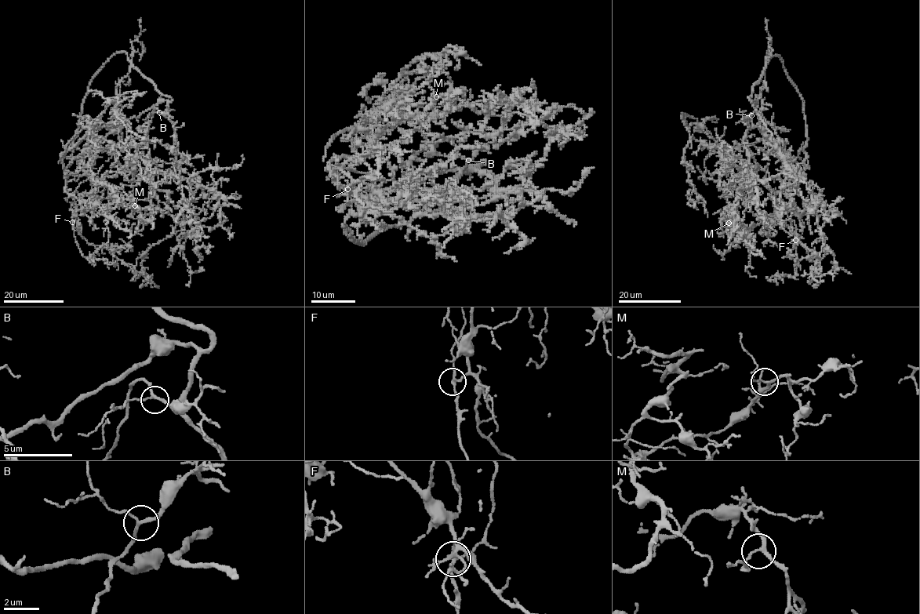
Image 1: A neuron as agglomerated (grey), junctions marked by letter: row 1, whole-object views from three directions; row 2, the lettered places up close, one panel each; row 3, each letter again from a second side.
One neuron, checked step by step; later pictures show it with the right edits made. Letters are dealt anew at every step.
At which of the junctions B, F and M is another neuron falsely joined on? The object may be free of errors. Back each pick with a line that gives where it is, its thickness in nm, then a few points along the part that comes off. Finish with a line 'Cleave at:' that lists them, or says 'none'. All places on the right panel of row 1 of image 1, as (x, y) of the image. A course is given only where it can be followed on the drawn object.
Cleave at: none

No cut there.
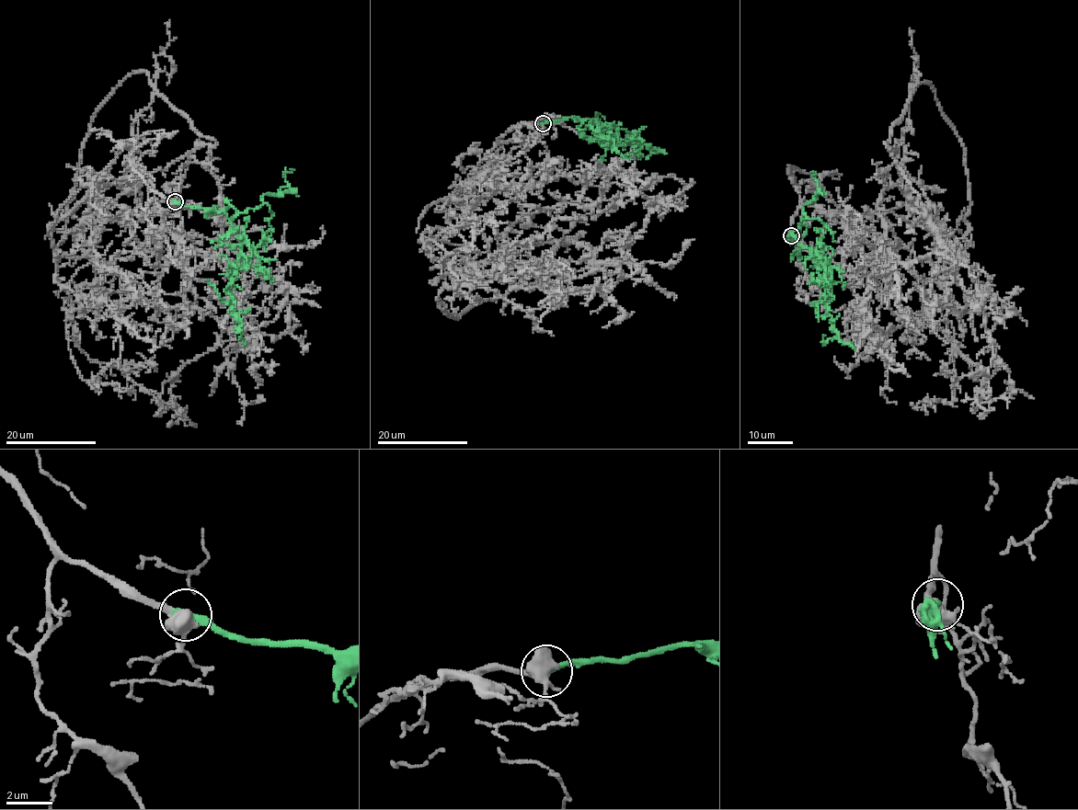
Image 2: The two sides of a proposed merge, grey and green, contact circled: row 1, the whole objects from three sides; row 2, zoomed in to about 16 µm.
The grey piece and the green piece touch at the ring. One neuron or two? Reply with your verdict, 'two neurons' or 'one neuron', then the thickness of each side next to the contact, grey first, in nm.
one neuron; calibres 550 and 300 nm

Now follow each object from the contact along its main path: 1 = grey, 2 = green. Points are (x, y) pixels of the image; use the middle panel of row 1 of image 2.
1: (542, 122), (500, 137), (465, 194), (494, 256), (465, 268), (598, 288), (544, 290), (538, 273), (575, 279)
2: (542, 122), (590, 119), (612, 137), (608, 148), (601, 142), (602, 135), (614, 141), (617, 154)

